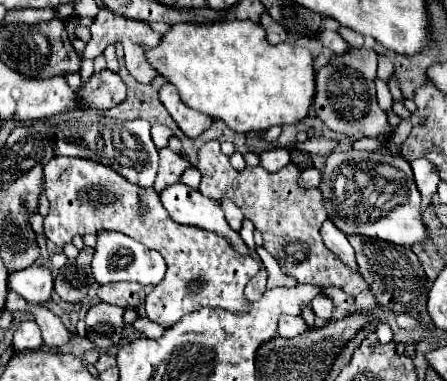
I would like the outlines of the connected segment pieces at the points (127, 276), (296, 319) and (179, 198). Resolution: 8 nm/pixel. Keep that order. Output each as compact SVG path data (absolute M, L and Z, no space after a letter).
M101 232L95 246L95 256L91 262L93 276L99 284L109 282L139 282L143 286L159 284L165 276L165 260L151 248L145 248L145 244L119 234L119 232Z
M281 316L277 334L283 338L293 338L303 334L305 330L309 330L309 324L301 316Z
M173 184L161 192L161 204L177 224L199 226L211 232L217 232L231 240L231 244L241 252L249 254L249 248L241 236L229 228L219 200L207 198L197 190L191 190L185 184Z

